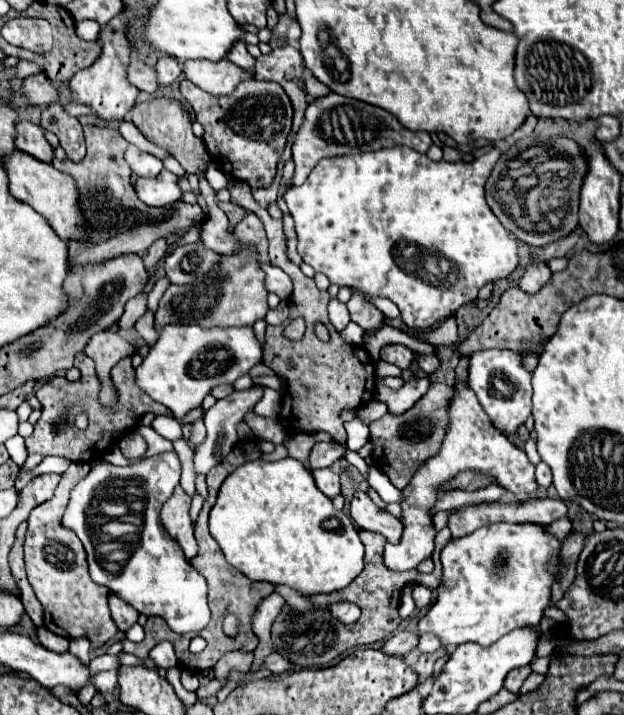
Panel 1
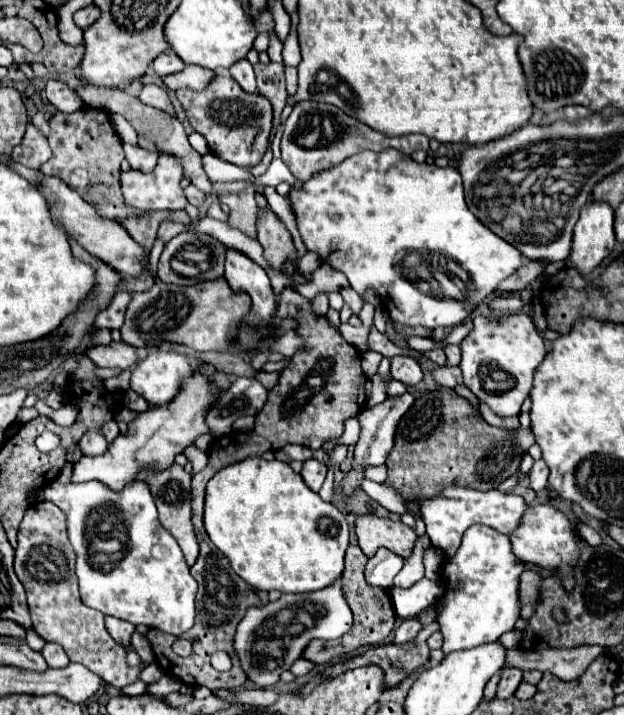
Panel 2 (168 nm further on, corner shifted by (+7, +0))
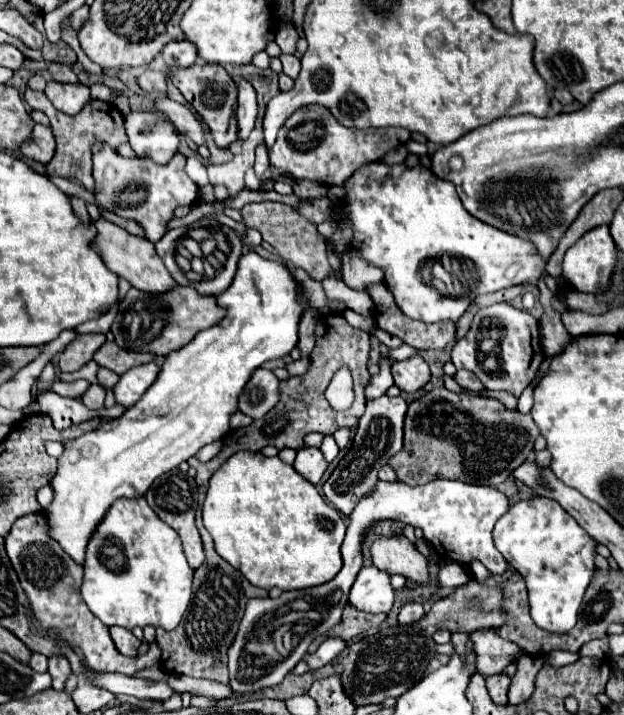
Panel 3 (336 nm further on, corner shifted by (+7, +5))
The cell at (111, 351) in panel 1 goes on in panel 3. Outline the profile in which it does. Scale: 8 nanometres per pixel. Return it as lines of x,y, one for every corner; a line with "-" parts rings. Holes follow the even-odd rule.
106,341
96,353
94,353
94,361
100,367
106,367
118,375
126,373
128,369
132,369
134,365
140,363
148,363
152,361
156,355
154,353
136,353
136,351
128,351
122,349
120,345
116,345
116,341

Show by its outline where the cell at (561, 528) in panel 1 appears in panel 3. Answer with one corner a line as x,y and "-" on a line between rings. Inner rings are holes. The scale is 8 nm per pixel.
528,497
514,503
508,513
498,519
494,527
494,545
504,555
504,559
524,575
530,597
530,615
534,623
552,633
568,633
576,625
578,607
594,571
594,553
598,543
554,499

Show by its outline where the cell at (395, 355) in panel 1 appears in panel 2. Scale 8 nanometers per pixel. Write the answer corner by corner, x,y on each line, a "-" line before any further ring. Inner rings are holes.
394,356
392,358
392,378
406,384
406,386
414,386
422,380
422,368
420,364
410,358
410,356

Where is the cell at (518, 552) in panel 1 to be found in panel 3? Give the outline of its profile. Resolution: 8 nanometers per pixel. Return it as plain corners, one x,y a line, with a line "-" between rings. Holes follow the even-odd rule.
472,559
472,561
468,563
468,569
470,569
472,577
474,577
478,583
484,583
486,577
490,577
490,571
488,571
480,561
476,561
476,559

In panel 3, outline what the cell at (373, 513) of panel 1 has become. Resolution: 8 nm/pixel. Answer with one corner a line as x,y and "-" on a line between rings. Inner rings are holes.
406,535
380,537
370,547
372,563
388,573
400,573
408,581
428,583
428,561
418,553

